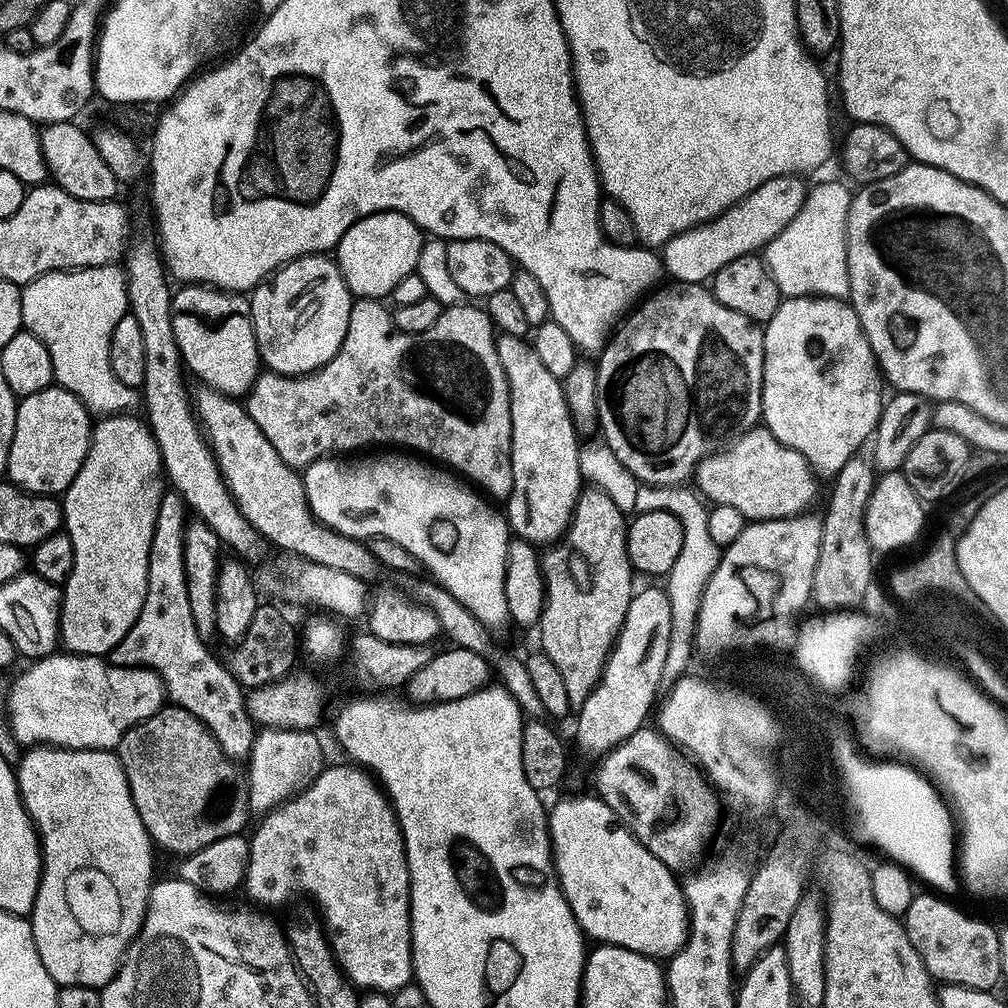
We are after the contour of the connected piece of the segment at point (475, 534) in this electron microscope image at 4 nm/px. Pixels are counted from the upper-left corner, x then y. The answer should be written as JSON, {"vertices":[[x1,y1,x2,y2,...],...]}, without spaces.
{"vertices":[[396,450,385,452,388,452,385,456,364,454,359,458,348,458,345,459,348,460,345,464,339,464,336,461,339,459,336,458,315,460,303,469,302,477,307,501,315,519,327,527,331,533,336,532,344,536,343,539,346,540,361,541,384,537,397,542,398,546,409,550,421,567,426,572,427,570,430,572,428,574,433,581,452,594,464,608,473,612,477,611,478,598,482,598,480,606,483,612,490,613,506,596,504,579,510,543,507,519,501,513,499,516,491,508,493,505,475,487,469,486,451,471,440,466,433,466,431,463,419,464,418,461,411,460,411,458,416,458,401,454]]}

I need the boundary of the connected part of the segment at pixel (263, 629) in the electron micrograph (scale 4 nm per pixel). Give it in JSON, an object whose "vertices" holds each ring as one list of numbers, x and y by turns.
{"vertices":[[261,603,244,639,233,648,236,649,226,657,229,671,245,689,260,688,263,684,274,684,277,680,284,679,297,667,298,632,292,629,291,622,274,605]]}

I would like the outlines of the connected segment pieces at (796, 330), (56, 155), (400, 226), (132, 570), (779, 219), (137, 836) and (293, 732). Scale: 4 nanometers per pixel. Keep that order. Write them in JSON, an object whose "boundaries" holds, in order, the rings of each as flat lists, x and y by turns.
{"boundaries":[[[790,296,781,299,774,318,766,322,764,328,764,393,762,394,762,424,786,446,798,450,798,454,806,457,809,464,817,473,825,472,828,478,832,478,842,470,848,459,857,455,864,444,864,439,875,433,876,425,880,423,880,384,882,385,882,373,880,365,876,362,876,355,872,352,870,342,860,325,860,319,856,311,852,309,851,303,834,296]],[[58,122,43,125,39,129,41,154,44,155,51,183,66,190,66,194,82,198,86,202,116,200,118,181,114,170,110,170,110,166,102,162,102,154,98,154,91,135,87,131,84,133,78,125,76,122]],[[375,212,354,222,354,226,342,234,334,249,334,259,353,297,380,302,391,297,394,286,398,286,406,274,416,271,418,254,425,239,425,233,406,218,406,214]],[[136,414,101,416,92,425,88,453,70,486,62,493,63,527,74,546,72,573,62,585,60,644,78,656,107,657,126,638,138,618,148,589,148,559,160,499,166,491,166,469,152,429]],[[800,174,775,176,758,186,749,196,730,206,715,220,695,224,679,232,662,245,662,268,673,281,682,284,704,284,711,281,726,262,759,253,802,210,810,191]],[[32,746,27,749,28,752,24,757,21,755,20,768,15,769,16,781,20,784,20,797,24,800,24,809,28,811,28,815,32,817,32,822,36,826,36,831,41,840,41,877,38,888,38,894,35,896,35,905,32,907,30,913,30,919,32,922,32,933,34,934,35,946,38,948,38,958,42,959,42,966,46,967,46,970,50,974,50,978,54,981,57,986,63,986,65,984,73,984,74,986,90,986,97,990,104,987,112,981,112,975,120,969,120,961,123,960,125,952,128,950,129,944,132,939,140,933,140,927,144,924,144,916,148,912,148,898,152,894,152,886,154,883,154,875,152,876,152,852,154,853,154,845,152,843,151,836,148,835,146,826,142,822,142,818,138,814,138,810,134,806,134,798,130,794,130,786,126,782,126,774,122,770,122,762,120,761,119,755,115,751,109,750,103,752,102,750,70,750,69,748,50,748,47,746]],[[263,727,255,735,248,757,250,770,247,769,246,772,246,779,248,781,248,809,251,815,267,815,273,808,283,804,285,800,291,799,296,793,304,791,323,772,326,766,324,750,316,734,309,729]]]}

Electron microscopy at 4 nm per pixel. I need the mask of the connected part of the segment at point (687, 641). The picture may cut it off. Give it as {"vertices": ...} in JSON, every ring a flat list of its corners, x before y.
{"vertices":[[640,485,635,498,635,513,650,513,654,510,666,510,674,514,683,524,683,544,675,559,674,566,668,572,664,589,668,594,671,606,671,636,667,650,666,662,663,663,663,674,667,679,676,680,685,675,691,668,692,656,695,657,695,638,697,616,701,610,701,599,704,590,717,568,721,549,714,542,709,532,709,516,707,505,703,499,686,486,672,485]]}

